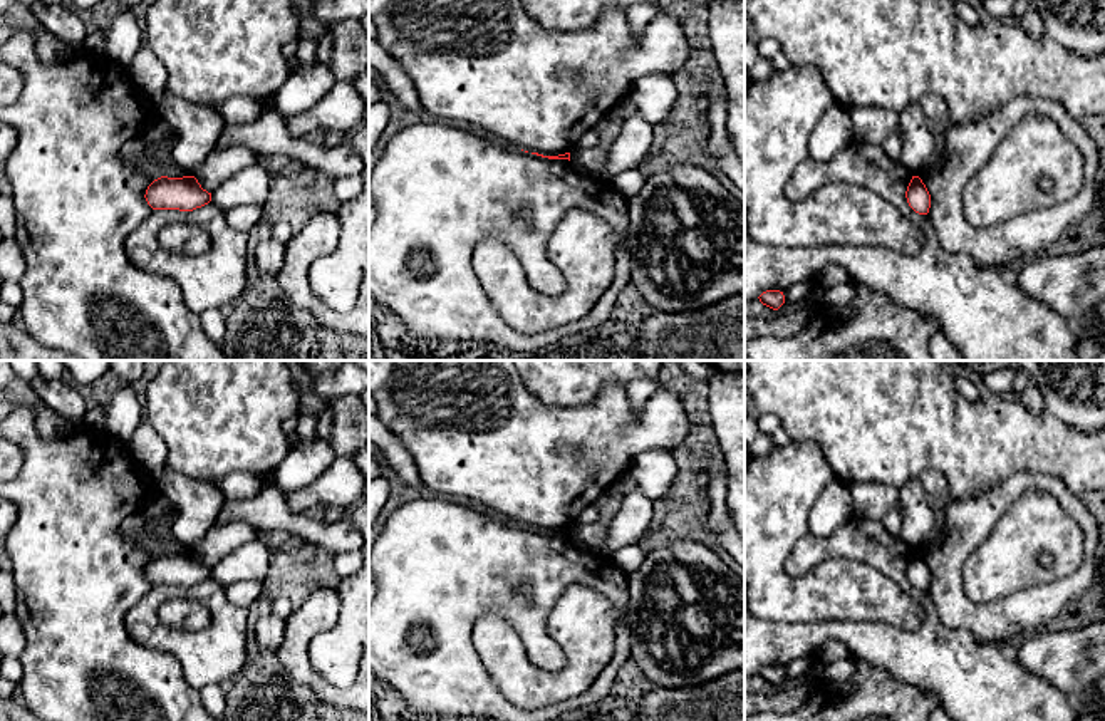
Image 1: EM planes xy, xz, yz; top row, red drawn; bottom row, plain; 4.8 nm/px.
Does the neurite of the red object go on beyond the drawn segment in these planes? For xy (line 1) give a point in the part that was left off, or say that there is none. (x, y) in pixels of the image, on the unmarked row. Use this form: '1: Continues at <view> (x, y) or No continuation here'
1: No continuation here

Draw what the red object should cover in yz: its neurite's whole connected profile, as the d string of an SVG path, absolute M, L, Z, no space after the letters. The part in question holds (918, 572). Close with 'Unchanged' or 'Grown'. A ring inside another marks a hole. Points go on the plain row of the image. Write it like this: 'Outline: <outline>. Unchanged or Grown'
Outline: M912 552L907 567L905 567L905 573L909 582L919 589L919 590L927 590L929 584L931 584L931 570L926 563L926 560L922 558L922 555L919 552Z. Unchanged

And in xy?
Outline: M161 552L148 562L144 573L153 585L193 587L208 580L211 568L195 552Z. Unchanged

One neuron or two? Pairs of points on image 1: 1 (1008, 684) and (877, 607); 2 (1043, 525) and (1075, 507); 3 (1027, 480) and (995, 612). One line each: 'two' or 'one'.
1: two
2: two
3: one

